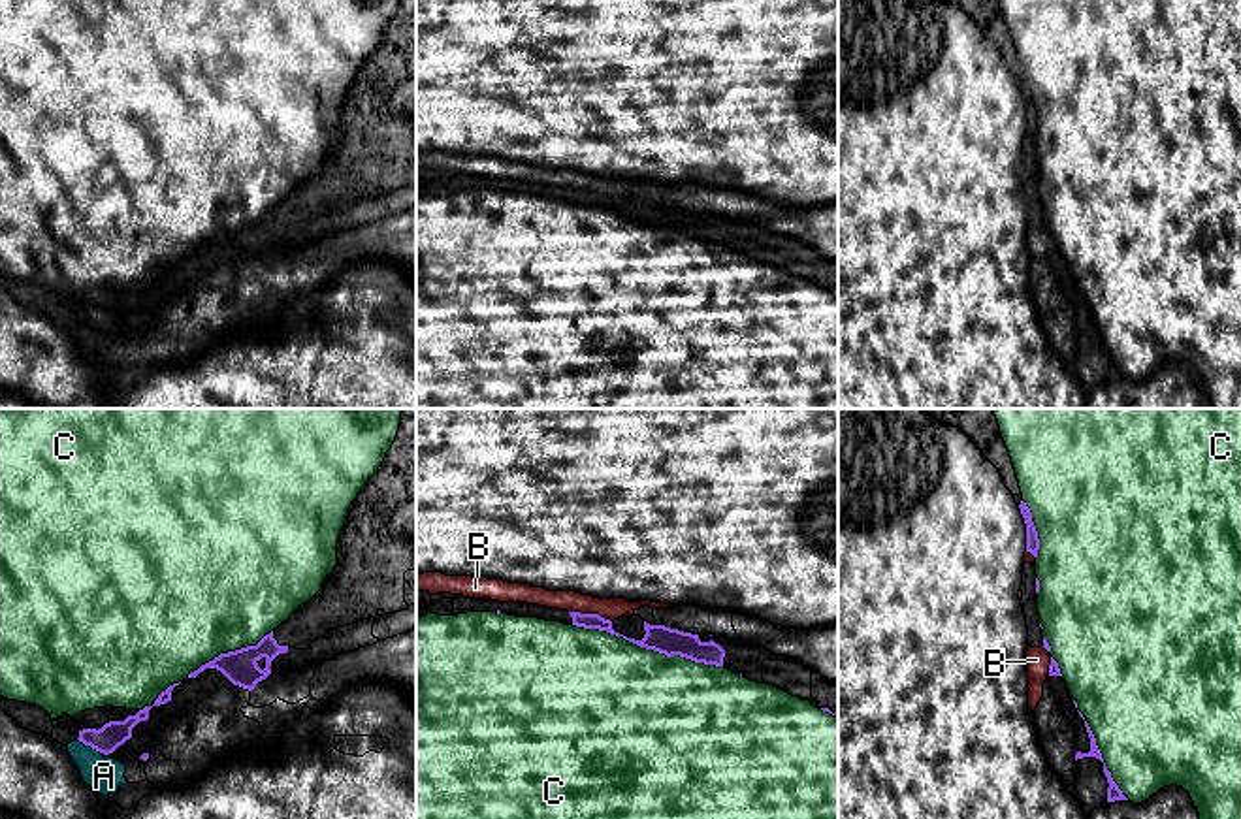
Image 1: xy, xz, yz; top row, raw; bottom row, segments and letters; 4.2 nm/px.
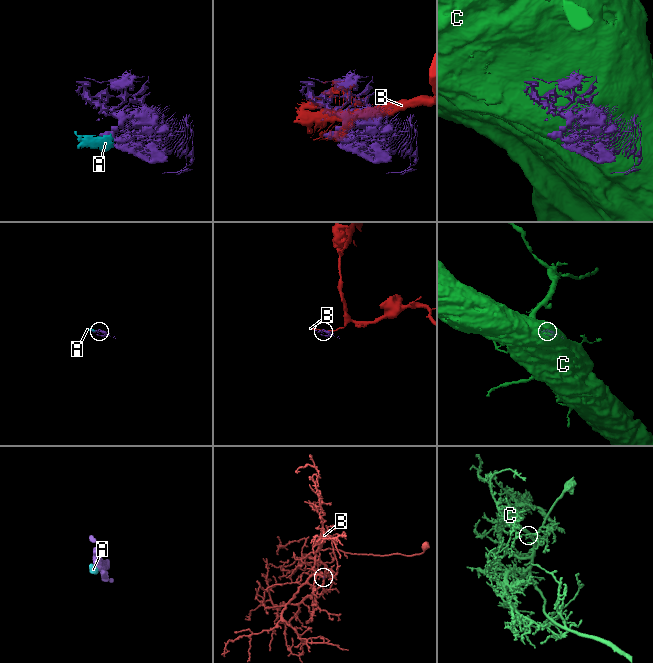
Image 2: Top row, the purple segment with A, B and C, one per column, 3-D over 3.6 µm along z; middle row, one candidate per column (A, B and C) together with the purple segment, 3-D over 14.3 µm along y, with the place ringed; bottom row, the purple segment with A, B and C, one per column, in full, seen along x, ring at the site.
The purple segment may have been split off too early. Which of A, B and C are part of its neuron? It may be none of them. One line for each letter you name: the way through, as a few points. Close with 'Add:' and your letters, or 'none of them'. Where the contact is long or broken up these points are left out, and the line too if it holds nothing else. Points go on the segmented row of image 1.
Add: B

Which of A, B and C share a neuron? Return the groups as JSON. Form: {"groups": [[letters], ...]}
{"groups": [["A"], ["B"], ["C"]]}

